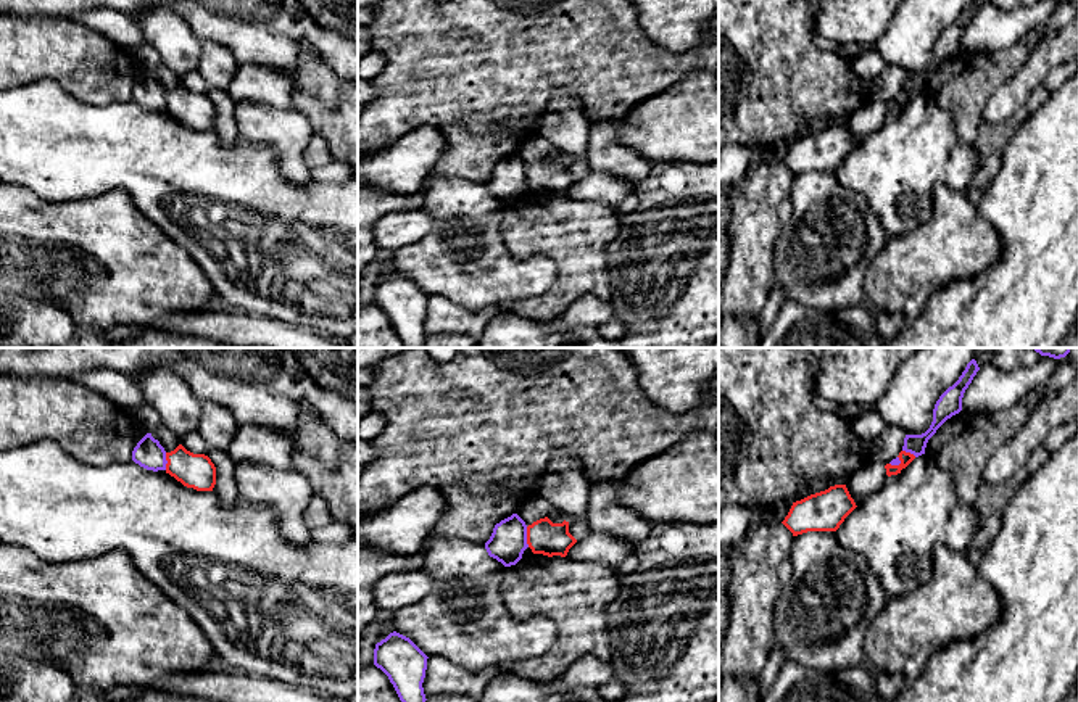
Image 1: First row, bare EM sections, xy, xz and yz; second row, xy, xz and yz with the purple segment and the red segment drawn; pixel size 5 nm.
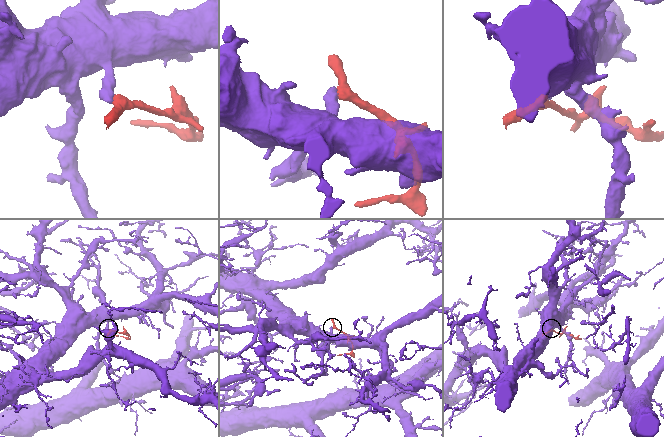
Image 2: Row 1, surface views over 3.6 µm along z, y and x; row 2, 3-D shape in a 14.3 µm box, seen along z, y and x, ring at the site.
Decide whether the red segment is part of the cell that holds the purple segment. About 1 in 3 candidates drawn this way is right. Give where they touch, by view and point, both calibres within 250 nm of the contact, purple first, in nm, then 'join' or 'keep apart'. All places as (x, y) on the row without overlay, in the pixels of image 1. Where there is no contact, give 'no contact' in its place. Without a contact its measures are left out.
contact xz (526, 176); calibres 190 and 170 nm; keep apart

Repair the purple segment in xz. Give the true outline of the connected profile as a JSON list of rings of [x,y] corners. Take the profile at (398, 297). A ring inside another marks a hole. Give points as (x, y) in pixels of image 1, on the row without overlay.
[[[393,270],[375,283],[374,304],[380,308],[393,324],[406,348],[424,348],[424,317],[427,295],[406,275]]]

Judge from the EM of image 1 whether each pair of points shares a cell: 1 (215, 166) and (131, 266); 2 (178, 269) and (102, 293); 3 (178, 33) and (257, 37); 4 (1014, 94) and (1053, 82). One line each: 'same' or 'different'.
1: different
2: same
3: different
4: different

